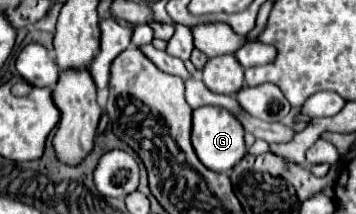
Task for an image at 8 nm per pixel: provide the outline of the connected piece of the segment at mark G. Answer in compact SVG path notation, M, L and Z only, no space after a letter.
M203 106L197 108L193 112L193 128L191 128L191 144L195 148L197 158L203 162L203 166L207 166L209 170L217 172L217 174L227 174L231 172L245 156L245 130L243 126L239 126L239 122L235 120L233 114L229 114L223 108L215 108L215 106Z

